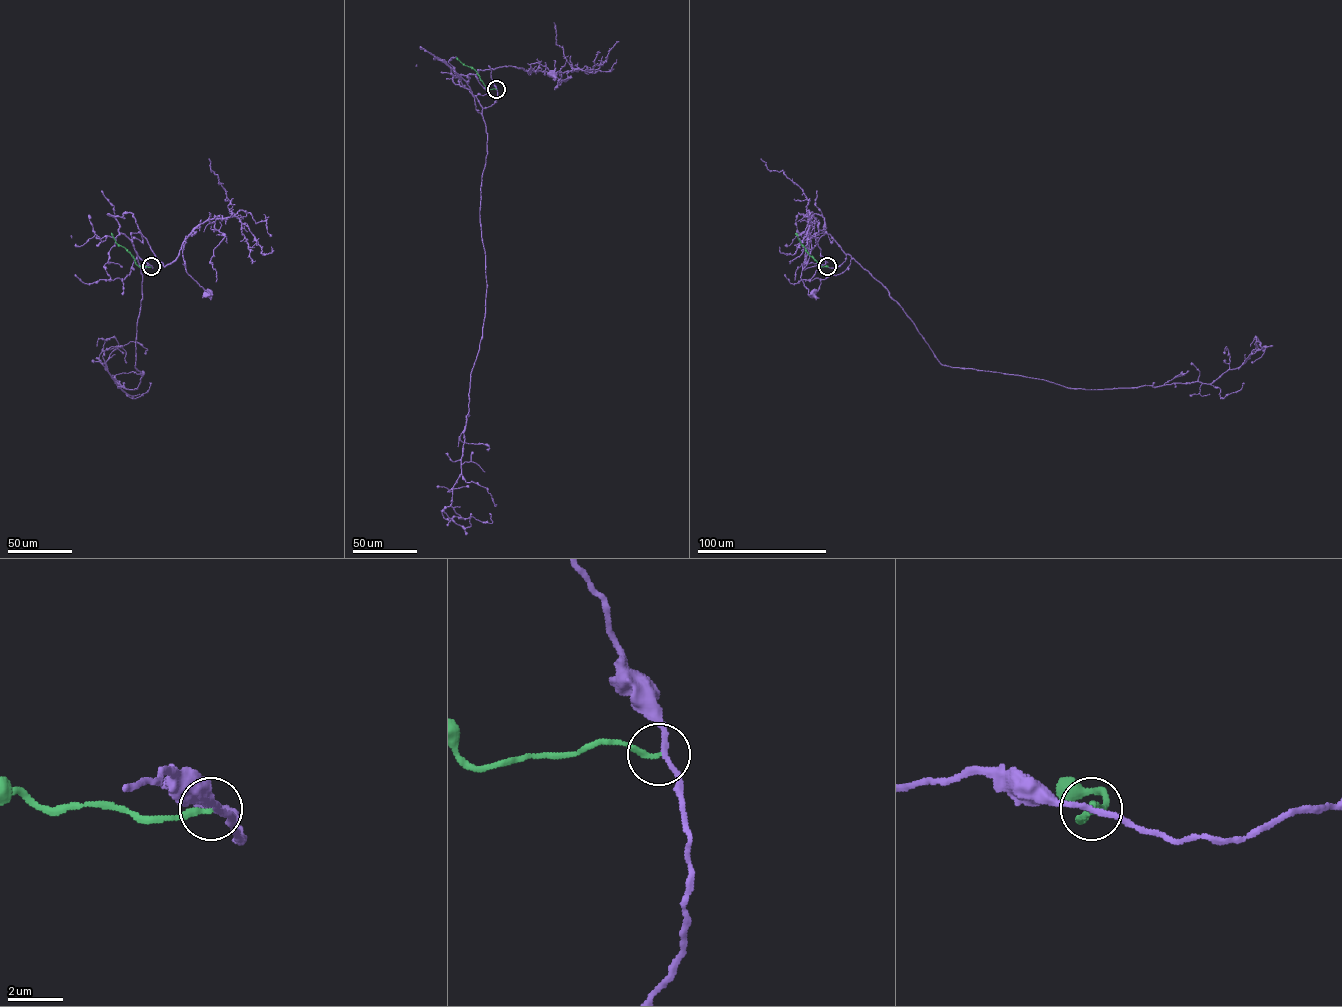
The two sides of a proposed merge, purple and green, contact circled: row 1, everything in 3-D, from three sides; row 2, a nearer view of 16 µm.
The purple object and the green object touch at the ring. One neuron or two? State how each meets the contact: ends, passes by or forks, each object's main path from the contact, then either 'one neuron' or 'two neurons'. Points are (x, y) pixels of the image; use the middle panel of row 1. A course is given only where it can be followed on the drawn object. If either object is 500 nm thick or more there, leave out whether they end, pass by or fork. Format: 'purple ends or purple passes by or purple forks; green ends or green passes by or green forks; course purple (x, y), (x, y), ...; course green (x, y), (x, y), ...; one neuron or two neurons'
purple passes by; green ends; course purple (496, 89), (495, 102), (483, 108), (453, 77), (508, 66), (528, 73), (538, 62), (552, 74); course green (496, 89), (487, 90), (476, 72), (456, 57); two neurons

